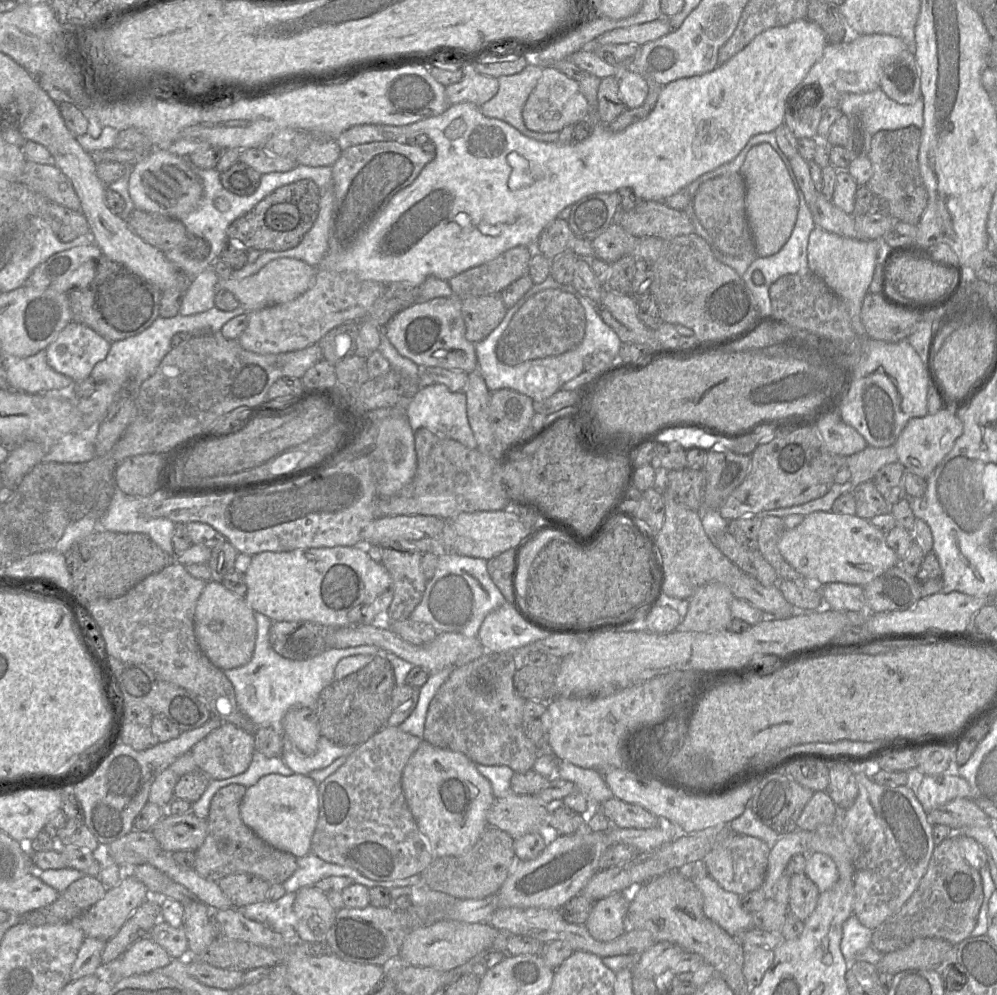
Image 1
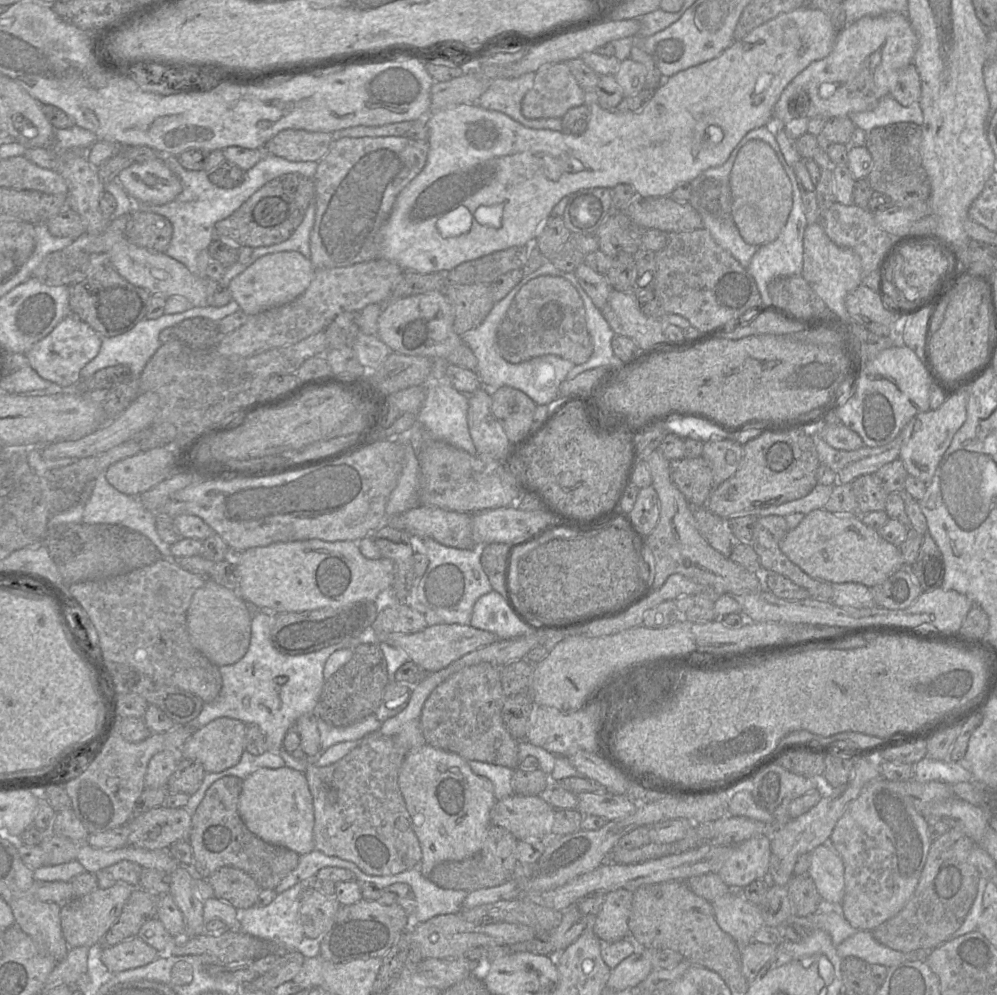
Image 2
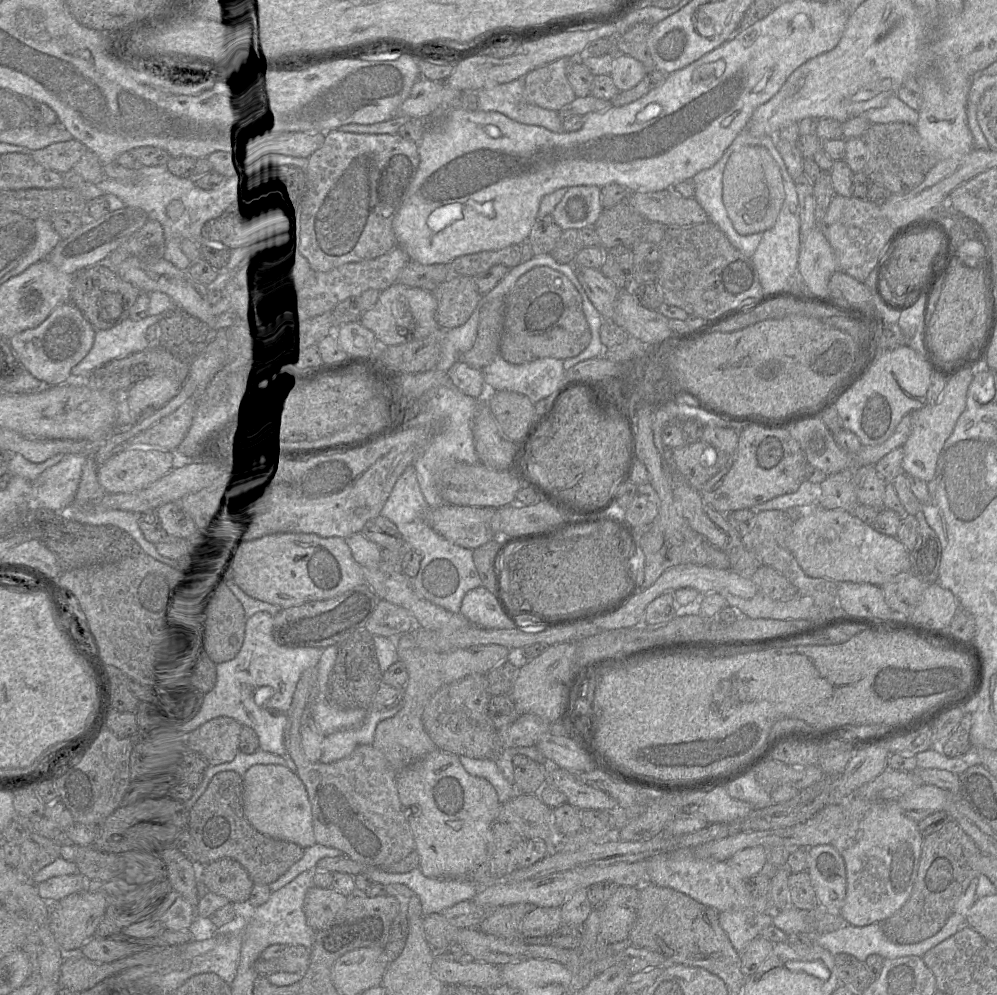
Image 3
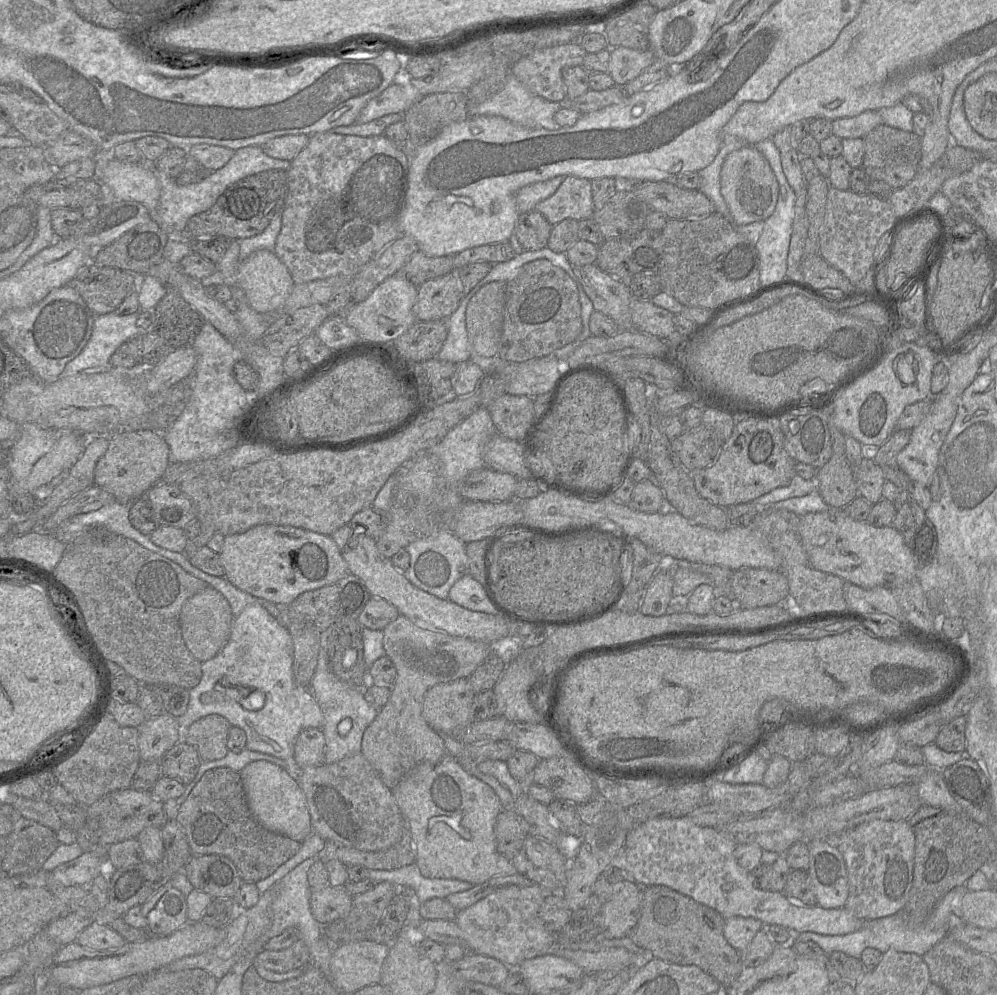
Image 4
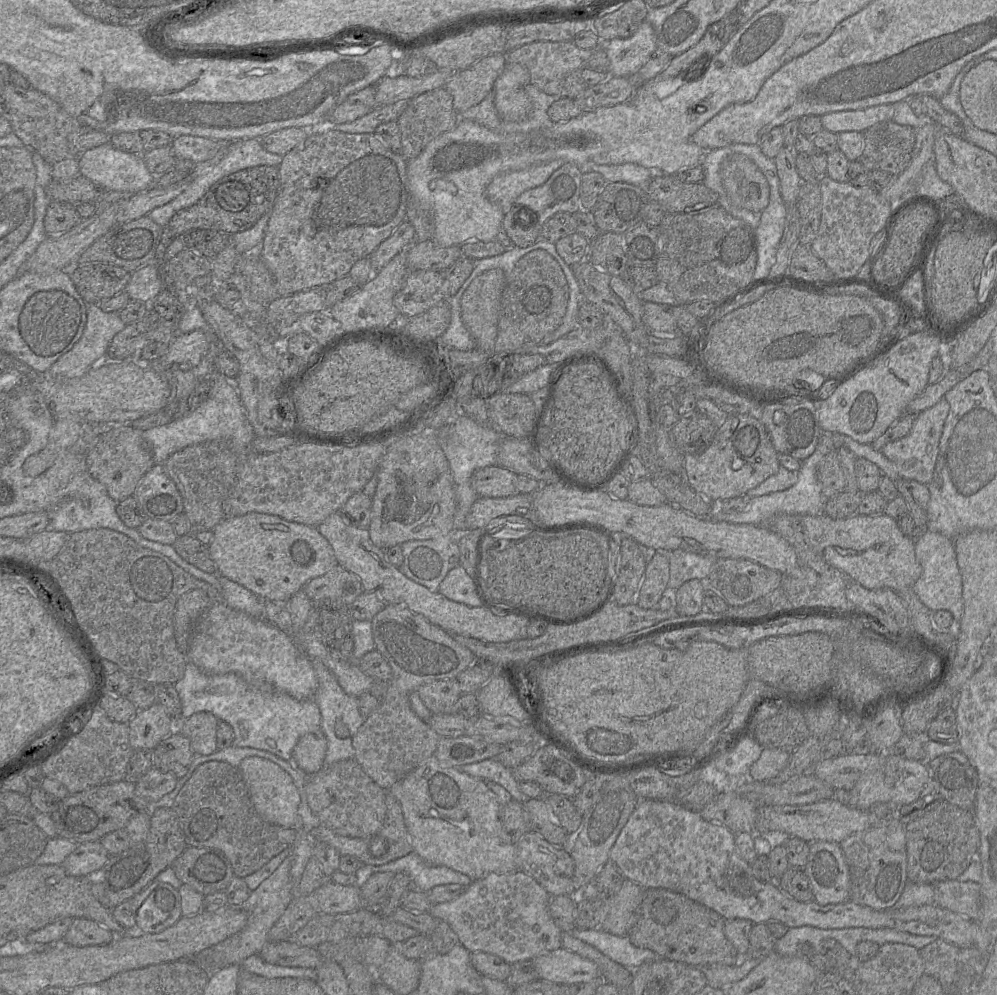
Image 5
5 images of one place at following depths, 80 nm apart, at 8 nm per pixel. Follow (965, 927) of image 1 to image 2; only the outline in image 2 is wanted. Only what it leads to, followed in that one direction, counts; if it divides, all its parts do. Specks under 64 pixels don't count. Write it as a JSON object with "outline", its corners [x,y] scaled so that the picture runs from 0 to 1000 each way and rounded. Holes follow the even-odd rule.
{"outline":[[[953,832],[934,846],[919,893],[908,911],[874,936],[877,944],[896,955],[937,954],[961,941],[957,938],[969,924],[979,904],[983,878],[972,865],[977,846],[966,836]]]}

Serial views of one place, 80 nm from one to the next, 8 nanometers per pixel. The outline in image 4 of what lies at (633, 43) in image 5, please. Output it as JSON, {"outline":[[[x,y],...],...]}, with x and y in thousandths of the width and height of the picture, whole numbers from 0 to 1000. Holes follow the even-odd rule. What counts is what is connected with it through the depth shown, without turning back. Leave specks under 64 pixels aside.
{"outline":[[[629,47],[613,48],[610,73],[617,85],[626,86],[641,76],[655,62],[656,54],[651,49],[638,50]]]}

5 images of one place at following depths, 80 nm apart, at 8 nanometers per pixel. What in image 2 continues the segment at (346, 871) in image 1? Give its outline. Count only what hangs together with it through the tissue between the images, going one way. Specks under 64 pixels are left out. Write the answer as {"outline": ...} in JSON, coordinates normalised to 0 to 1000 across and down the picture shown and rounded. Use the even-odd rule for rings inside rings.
{"outline":[[[314,853],[309,858],[301,860],[298,871],[284,882],[275,894],[279,898],[287,895],[302,885],[313,884],[314,882],[317,882],[318,876],[325,871],[345,872],[355,878],[357,885],[371,886],[379,889],[379,887],[369,884],[369,879],[365,878],[355,867],[336,860],[328,860],[321,855]]]}

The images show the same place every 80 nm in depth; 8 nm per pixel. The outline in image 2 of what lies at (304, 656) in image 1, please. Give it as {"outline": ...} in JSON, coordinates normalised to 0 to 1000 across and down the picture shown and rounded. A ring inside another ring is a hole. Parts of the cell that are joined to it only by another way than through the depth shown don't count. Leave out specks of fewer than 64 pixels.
{"outline":[[[362,604],[344,611],[326,610],[319,613],[304,615],[288,615],[276,617],[271,634],[271,642],[277,653],[287,658],[305,658],[320,654],[343,645],[344,643],[357,643],[366,632],[372,630],[380,614],[375,604]]]}

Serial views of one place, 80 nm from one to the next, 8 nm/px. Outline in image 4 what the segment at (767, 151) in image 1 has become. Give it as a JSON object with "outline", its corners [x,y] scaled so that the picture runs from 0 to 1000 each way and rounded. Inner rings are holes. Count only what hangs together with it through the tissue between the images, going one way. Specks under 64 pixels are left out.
{"outline":[[[746,147],[727,159],[722,173],[723,195],[739,226],[767,222],[779,206],[781,185],[766,156],[756,147]]]}

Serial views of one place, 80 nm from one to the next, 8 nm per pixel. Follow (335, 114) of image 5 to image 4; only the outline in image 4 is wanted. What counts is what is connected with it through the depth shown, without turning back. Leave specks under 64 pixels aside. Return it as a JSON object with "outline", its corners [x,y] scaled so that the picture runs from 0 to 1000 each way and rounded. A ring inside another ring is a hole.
{"outline":[[[401,77],[379,96],[372,99],[361,112],[356,124],[366,124],[392,114],[405,114],[423,95],[412,79]]]}

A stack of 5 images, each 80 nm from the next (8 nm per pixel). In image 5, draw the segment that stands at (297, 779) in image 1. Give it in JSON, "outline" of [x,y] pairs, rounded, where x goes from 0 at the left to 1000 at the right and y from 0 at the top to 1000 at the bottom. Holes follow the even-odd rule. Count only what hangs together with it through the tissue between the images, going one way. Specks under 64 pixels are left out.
{"outline":[[[260,761],[245,763],[240,773],[248,790],[253,810],[264,824],[285,832],[295,832],[300,828],[301,799],[287,775],[278,768]]]}

